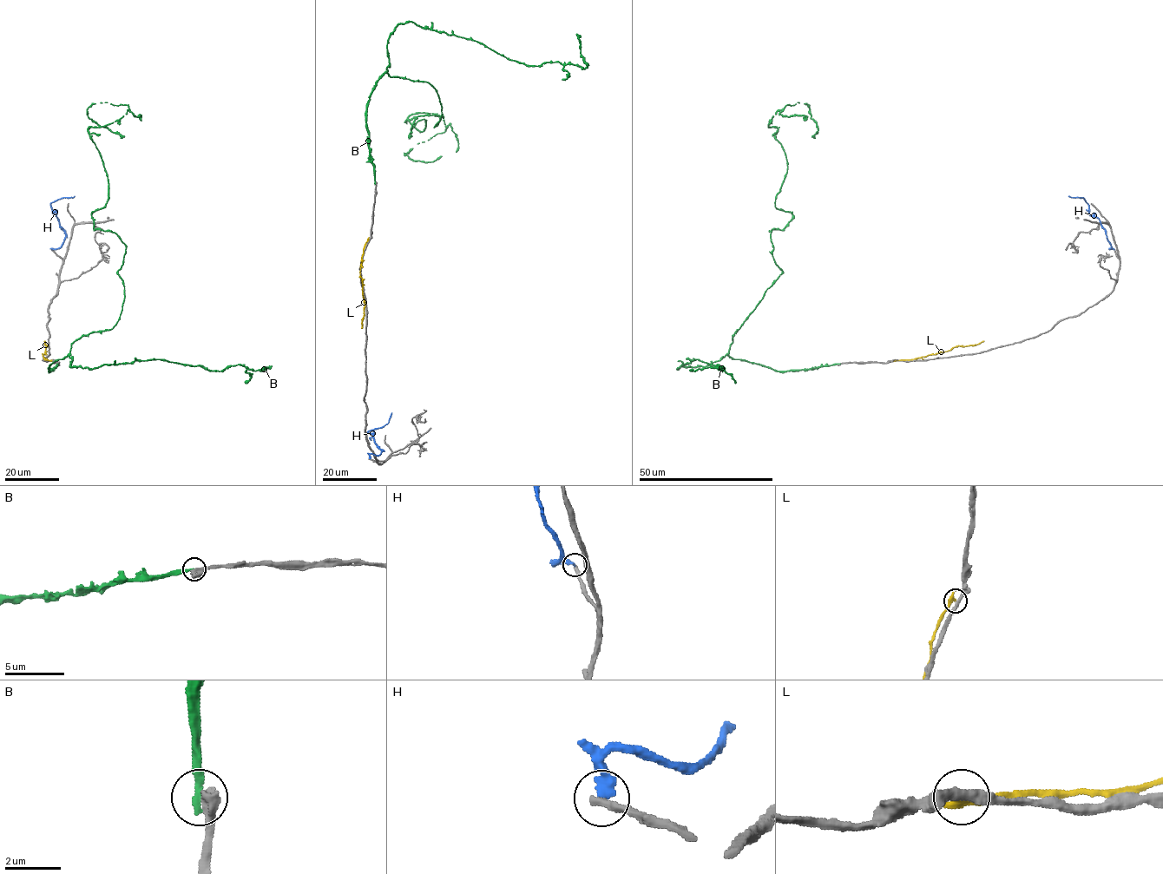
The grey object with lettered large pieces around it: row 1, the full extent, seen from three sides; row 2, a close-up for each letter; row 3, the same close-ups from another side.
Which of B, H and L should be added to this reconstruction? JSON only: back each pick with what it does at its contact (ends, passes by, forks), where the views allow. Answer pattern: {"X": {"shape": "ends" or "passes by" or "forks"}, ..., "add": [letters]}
{"add": []}

